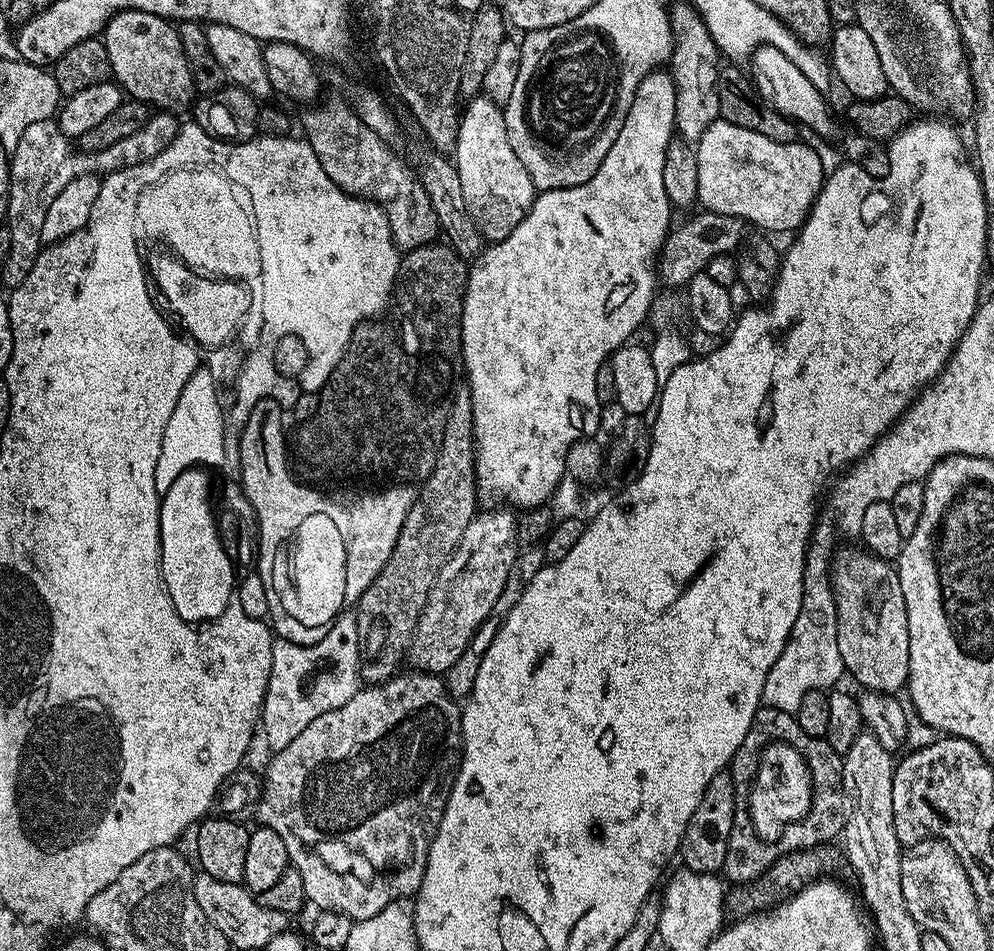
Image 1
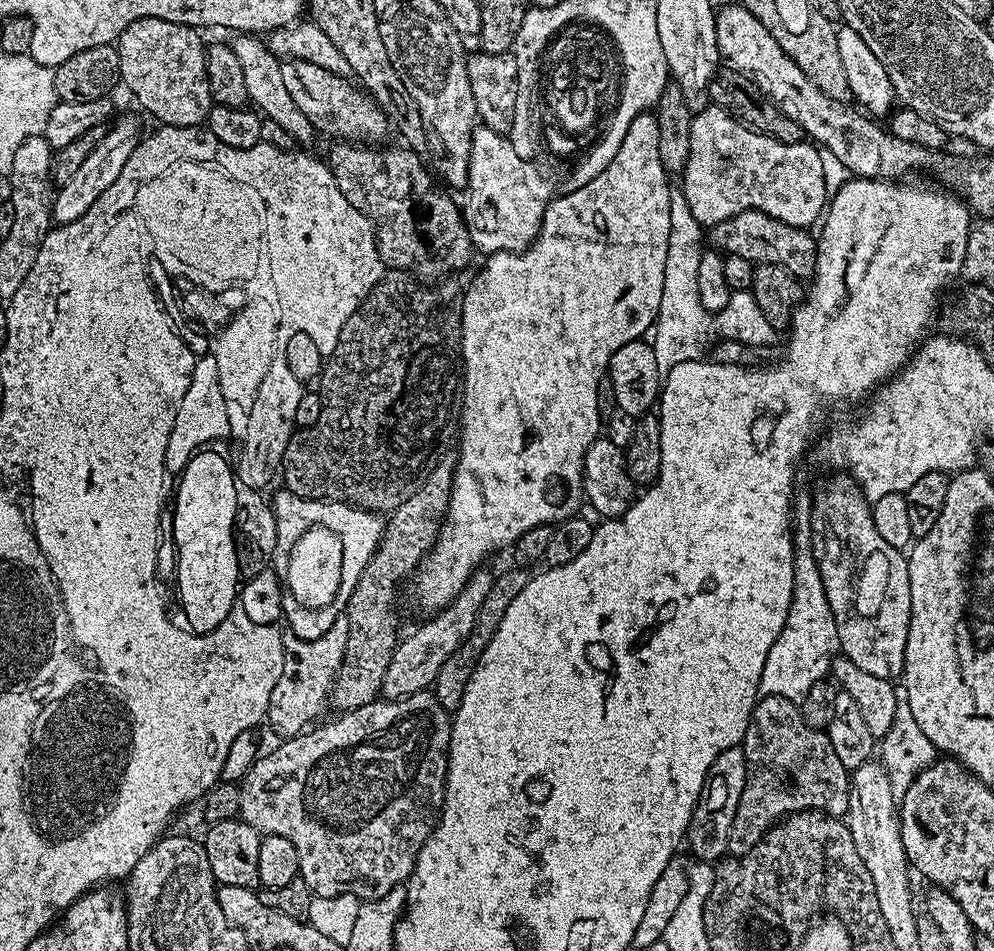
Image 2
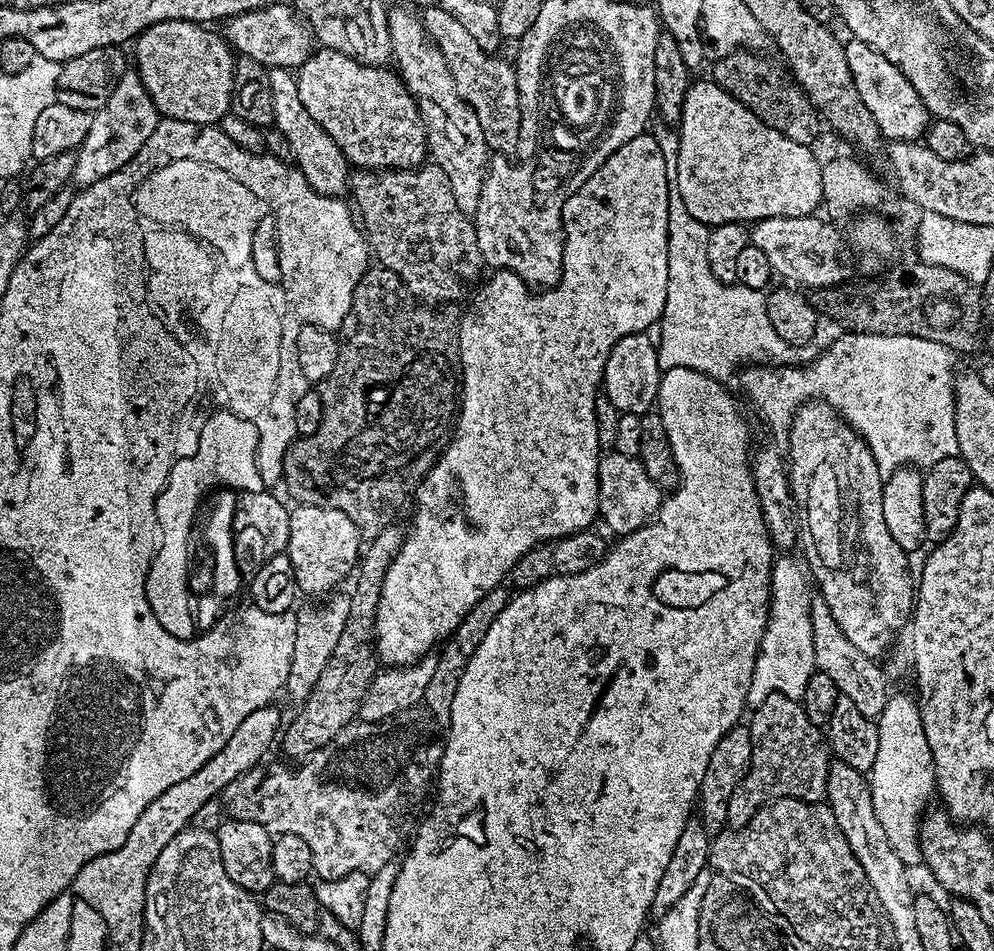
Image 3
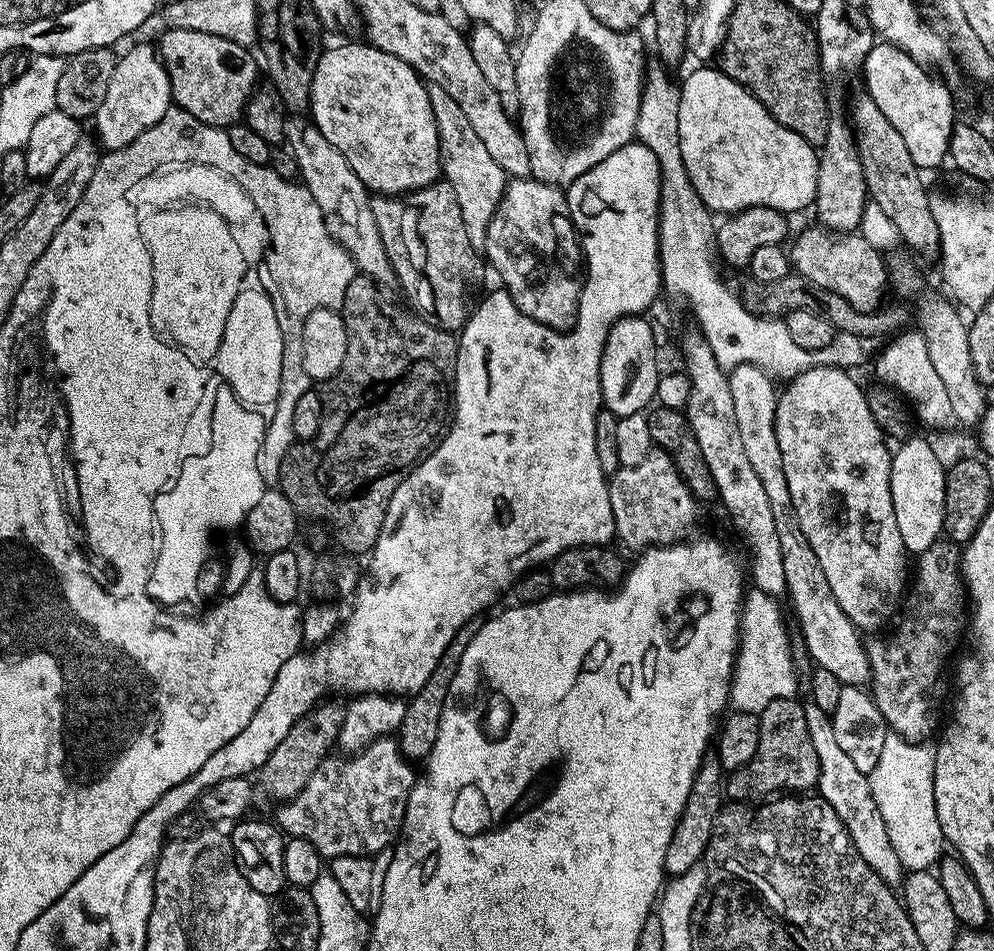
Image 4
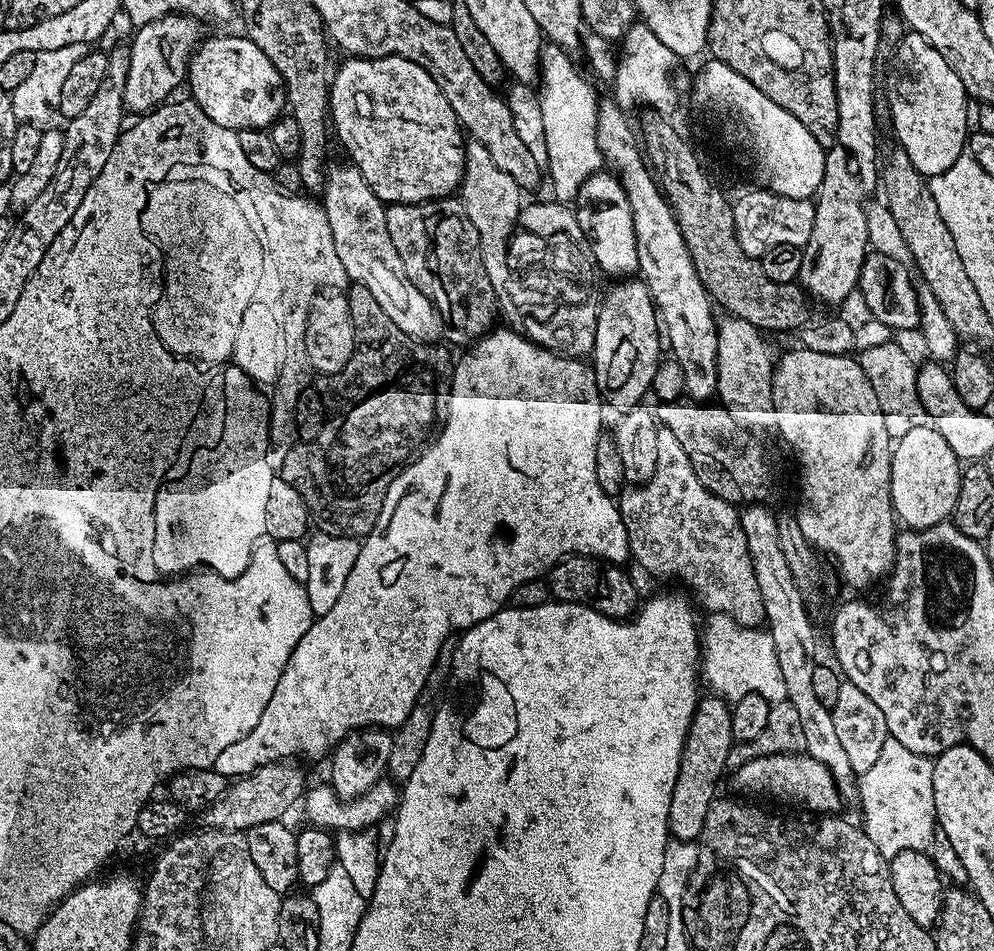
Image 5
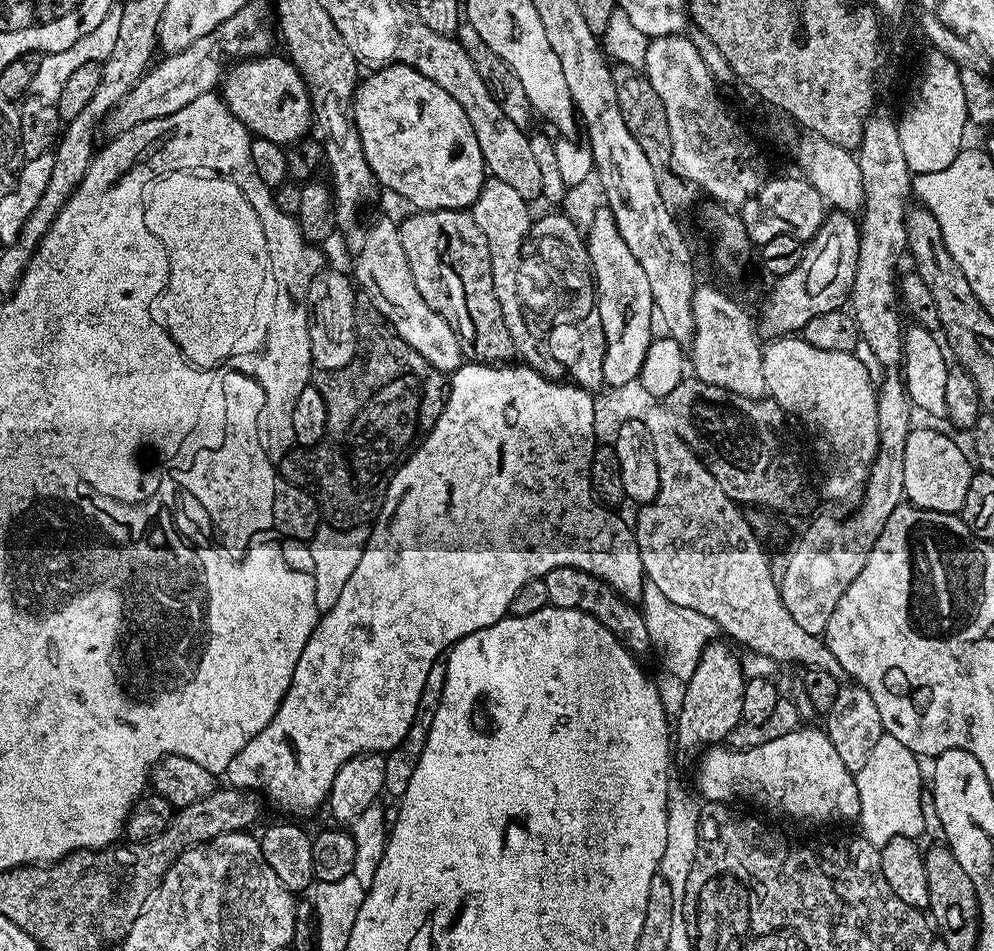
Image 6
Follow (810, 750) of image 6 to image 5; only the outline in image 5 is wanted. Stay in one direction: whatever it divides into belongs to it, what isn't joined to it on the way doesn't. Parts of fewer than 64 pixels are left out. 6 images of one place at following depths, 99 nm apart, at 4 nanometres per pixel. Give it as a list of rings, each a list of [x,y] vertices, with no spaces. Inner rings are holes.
[[[787,752],[754,758],[746,762],[746,766],[735,769],[731,775],[732,784],[738,791],[749,792],[752,796],[785,800],[788,804],[805,808],[805,813],[808,814],[836,814],[841,811],[842,797],[830,770],[826,770],[822,762],[807,754]]]

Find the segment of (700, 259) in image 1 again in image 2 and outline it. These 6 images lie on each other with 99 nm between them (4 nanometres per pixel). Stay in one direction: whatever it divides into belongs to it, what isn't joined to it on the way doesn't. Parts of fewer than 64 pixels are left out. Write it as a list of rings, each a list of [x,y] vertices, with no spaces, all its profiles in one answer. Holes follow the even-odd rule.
[[[753,208],[734,214],[710,228],[710,244],[713,249],[724,254],[739,254],[756,264],[786,266],[790,274],[801,278],[811,277],[815,273],[817,243],[817,237],[809,229],[795,228]]]

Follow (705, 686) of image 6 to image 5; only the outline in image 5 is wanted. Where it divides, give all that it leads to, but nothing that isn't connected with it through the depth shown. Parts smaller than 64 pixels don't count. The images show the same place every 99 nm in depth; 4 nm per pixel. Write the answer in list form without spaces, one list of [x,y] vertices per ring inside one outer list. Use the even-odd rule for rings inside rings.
[[[715,694],[697,699],[696,709],[684,740],[680,773],[674,782],[674,794],[670,798],[668,830],[671,839],[699,841],[702,826],[706,822],[706,810],[717,799],[716,787],[720,775],[728,768],[728,755],[734,743],[730,730],[731,707]]]

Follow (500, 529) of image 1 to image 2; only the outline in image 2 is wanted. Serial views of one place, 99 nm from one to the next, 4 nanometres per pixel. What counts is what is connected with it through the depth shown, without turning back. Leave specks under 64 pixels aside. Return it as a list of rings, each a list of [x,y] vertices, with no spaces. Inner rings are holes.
[[[478,570],[468,577],[466,586],[459,594],[440,609],[439,612],[429,615],[425,624],[420,624],[408,637],[397,643],[394,654],[390,658],[390,666],[386,666],[386,678],[382,678],[380,696],[385,700],[403,700],[405,696],[415,692],[431,689],[438,678],[438,670],[442,670],[442,662],[458,650],[458,646],[474,630],[478,606],[486,602],[486,594],[490,594],[493,573]]]

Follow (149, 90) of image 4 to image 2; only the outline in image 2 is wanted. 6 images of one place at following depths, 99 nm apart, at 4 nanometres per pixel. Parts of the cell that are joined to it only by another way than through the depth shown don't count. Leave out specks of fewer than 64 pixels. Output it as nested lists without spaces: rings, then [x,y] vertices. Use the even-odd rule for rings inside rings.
[[[130,116],[118,119],[112,126],[107,127],[100,142],[86,156],[81,166],[78,166],[77,173],[70,182],[59,185],[52,201],[52,219],[57,225],[69,224],[86,214],[86,211],[97,201],[107,187],[118,178],[123,166],[129,161],[130,155],[137,148],[140,141],[138,124]]]

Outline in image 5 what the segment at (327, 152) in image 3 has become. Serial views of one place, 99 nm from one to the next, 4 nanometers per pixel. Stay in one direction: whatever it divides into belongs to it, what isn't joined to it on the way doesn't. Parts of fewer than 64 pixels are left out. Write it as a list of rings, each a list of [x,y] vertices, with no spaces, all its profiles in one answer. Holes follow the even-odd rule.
[[[356,168],[327,169],[324,177],[322,207],[330,222],[330,234],[334,238],[334,250],[338,250],[338,259],[342,262],[342,270],[346,270],[352,284],[361,284],[374,294],[378,306],[390,314],[390,322],[402,330],[410,338],[421,342],[436,342],[440,335],[445,335],[444,317],[414,282],[406,274],[402,266],[402,258],[398,250],[394,250],[394,242],[390,242],[390,234],[386,230],[386,207],[366,186],[366,178]]]

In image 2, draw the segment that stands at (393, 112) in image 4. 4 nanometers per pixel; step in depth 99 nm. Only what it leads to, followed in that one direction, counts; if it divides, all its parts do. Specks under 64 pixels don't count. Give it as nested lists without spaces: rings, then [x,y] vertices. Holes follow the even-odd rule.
[[[289,60],[282,63],[282,79],[290,98],[294,98],[298,110],[310,118],[317,133],[325,132],[328,136],[336,136],[332,138],[343,138],[348,142],[380,142],[390,132],[383,109],[347,76],[336,76],[322,66],[314,66],[314,62]]]

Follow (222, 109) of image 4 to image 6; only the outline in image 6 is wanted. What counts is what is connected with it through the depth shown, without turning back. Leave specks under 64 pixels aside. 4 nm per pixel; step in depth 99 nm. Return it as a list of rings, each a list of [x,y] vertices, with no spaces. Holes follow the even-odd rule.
[[[276,55],[257,56],[233,63],[223,77],[222,95],[234,118],[238,118],[240,124],[245,124],[253,137],[291,146],[305,139],[307,132],[304,131],[313,127],[312,99],[308,96],[308,88],[300,71],[292,61],[283,55]]]

